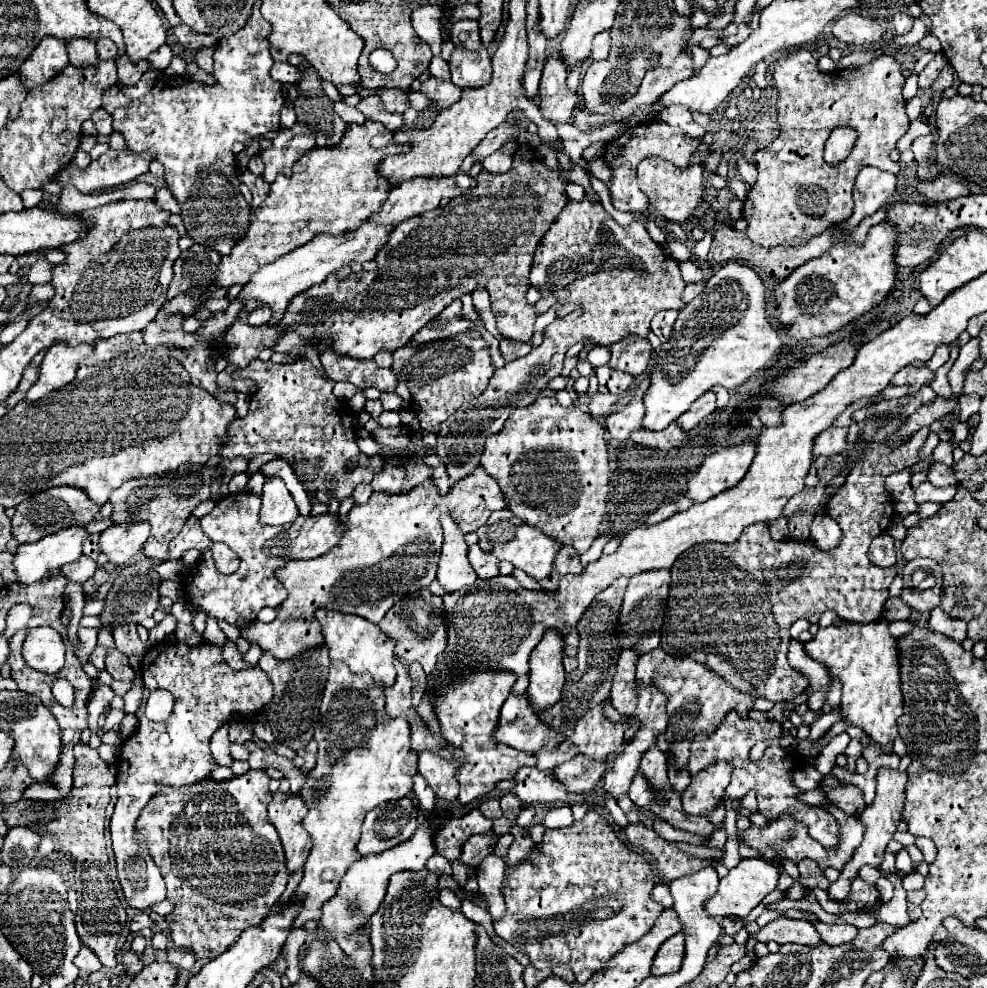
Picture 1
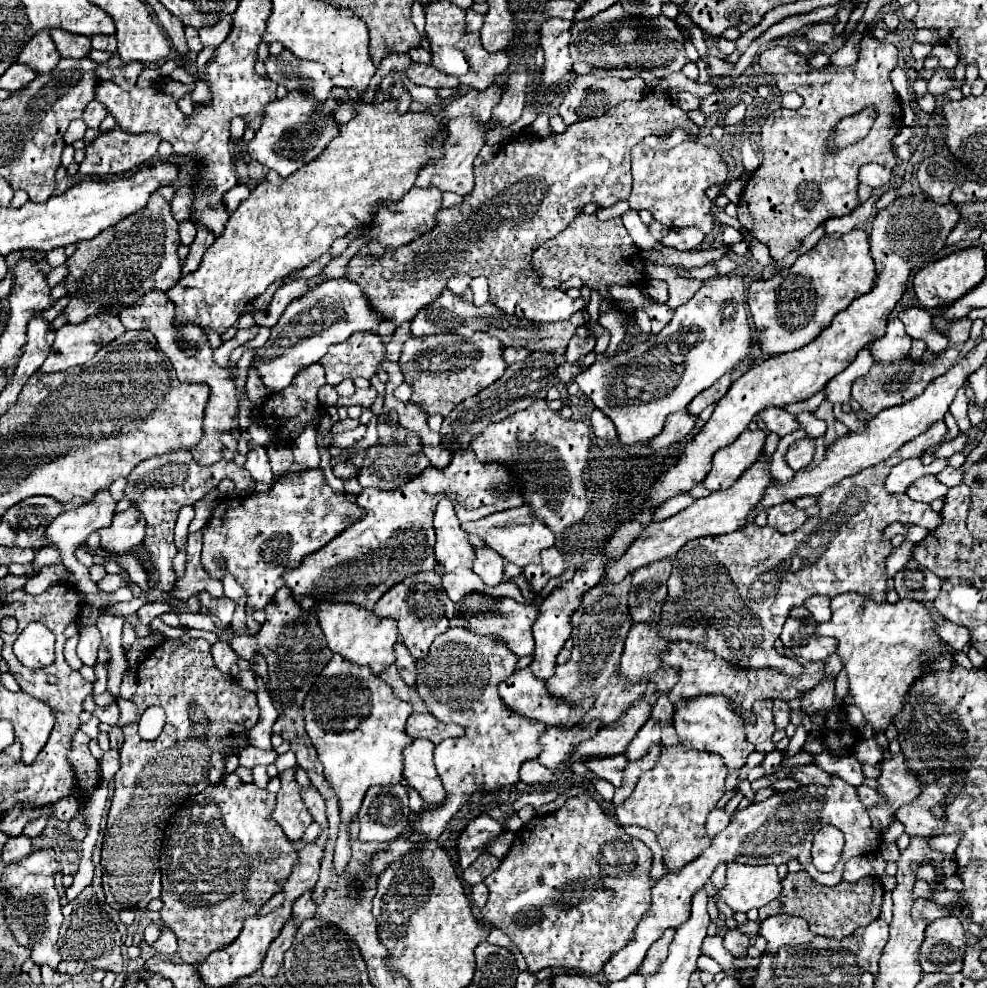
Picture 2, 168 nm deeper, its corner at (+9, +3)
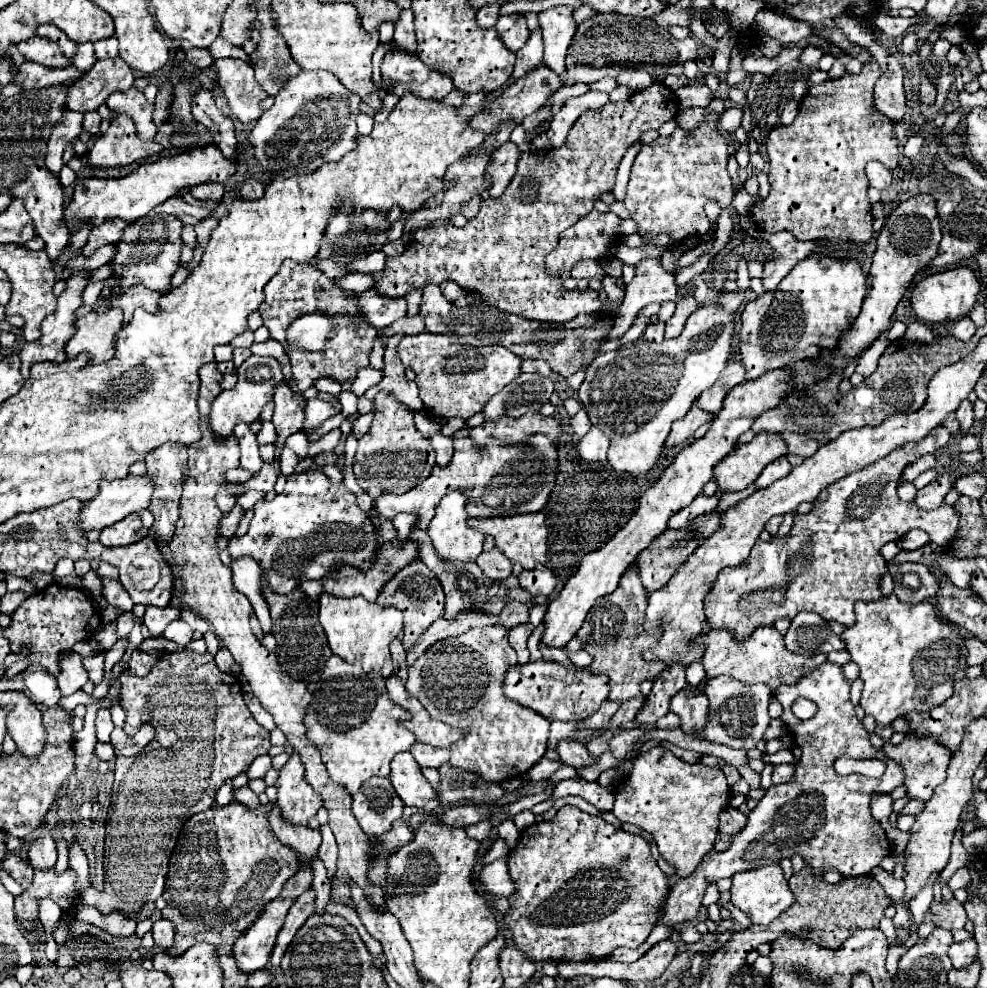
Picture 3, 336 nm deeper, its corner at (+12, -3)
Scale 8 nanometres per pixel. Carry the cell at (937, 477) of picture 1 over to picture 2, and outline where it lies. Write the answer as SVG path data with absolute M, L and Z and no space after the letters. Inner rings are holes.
M946 467L942 473L936 475L946 487L954 487L954 485L962 485L964 481L964 469L954 469L954 467Z

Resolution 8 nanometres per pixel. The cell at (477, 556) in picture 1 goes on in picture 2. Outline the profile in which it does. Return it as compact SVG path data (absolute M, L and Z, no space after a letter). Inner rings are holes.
M488 547L476 549L476 559L474 559L472 571L486 585L498 585L504 581L504 559Z

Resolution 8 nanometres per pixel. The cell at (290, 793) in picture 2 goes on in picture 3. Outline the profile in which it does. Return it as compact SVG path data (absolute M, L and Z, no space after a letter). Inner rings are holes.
M293 753L279 771L279 779L275 783L279 791L277 805L281 809L281 817L291 825L307 825L321 805L321 797L311 789L303 773L303 763L299 755Z

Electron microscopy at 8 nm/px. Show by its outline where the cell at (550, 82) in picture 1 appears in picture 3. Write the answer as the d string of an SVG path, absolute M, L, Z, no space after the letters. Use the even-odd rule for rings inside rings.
M553 7L539 13L539 27L545 45L543 63L557 75L565 73L567 47L577 29L577 23L573 21L571 13L573 13L571 7Z

